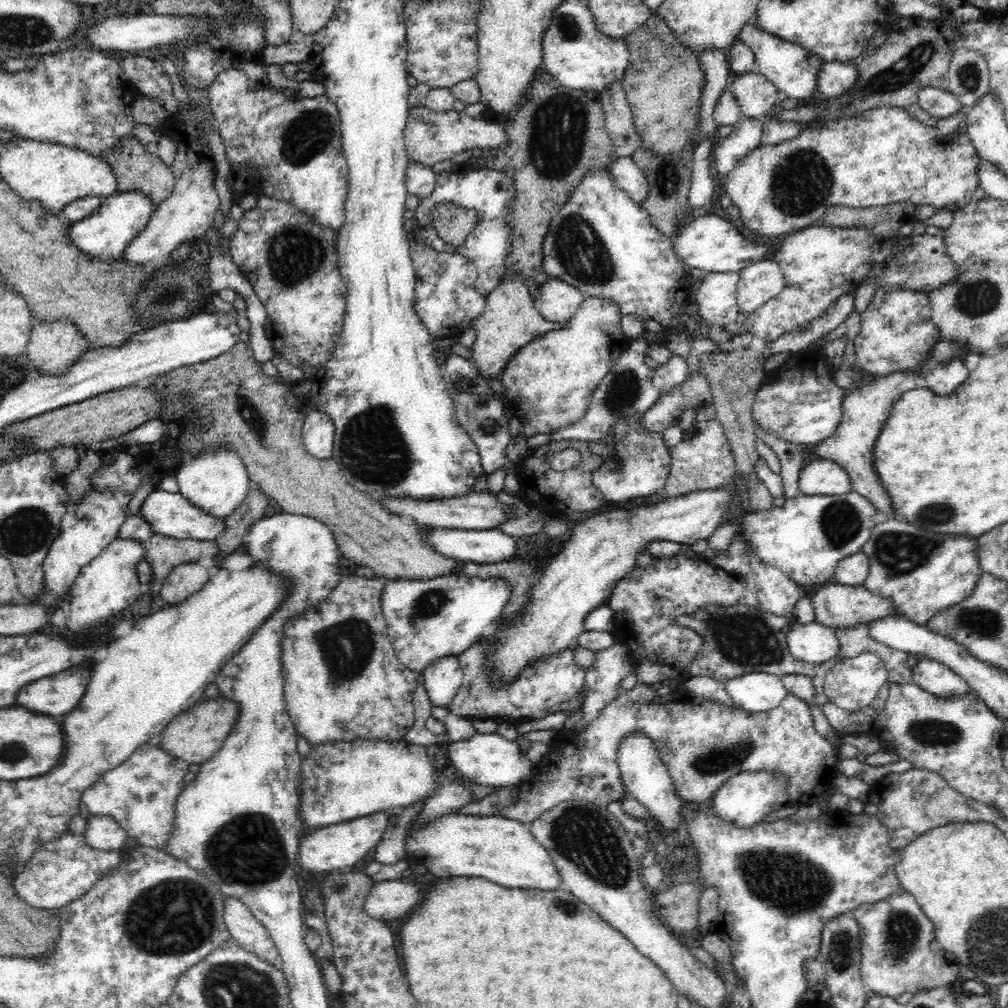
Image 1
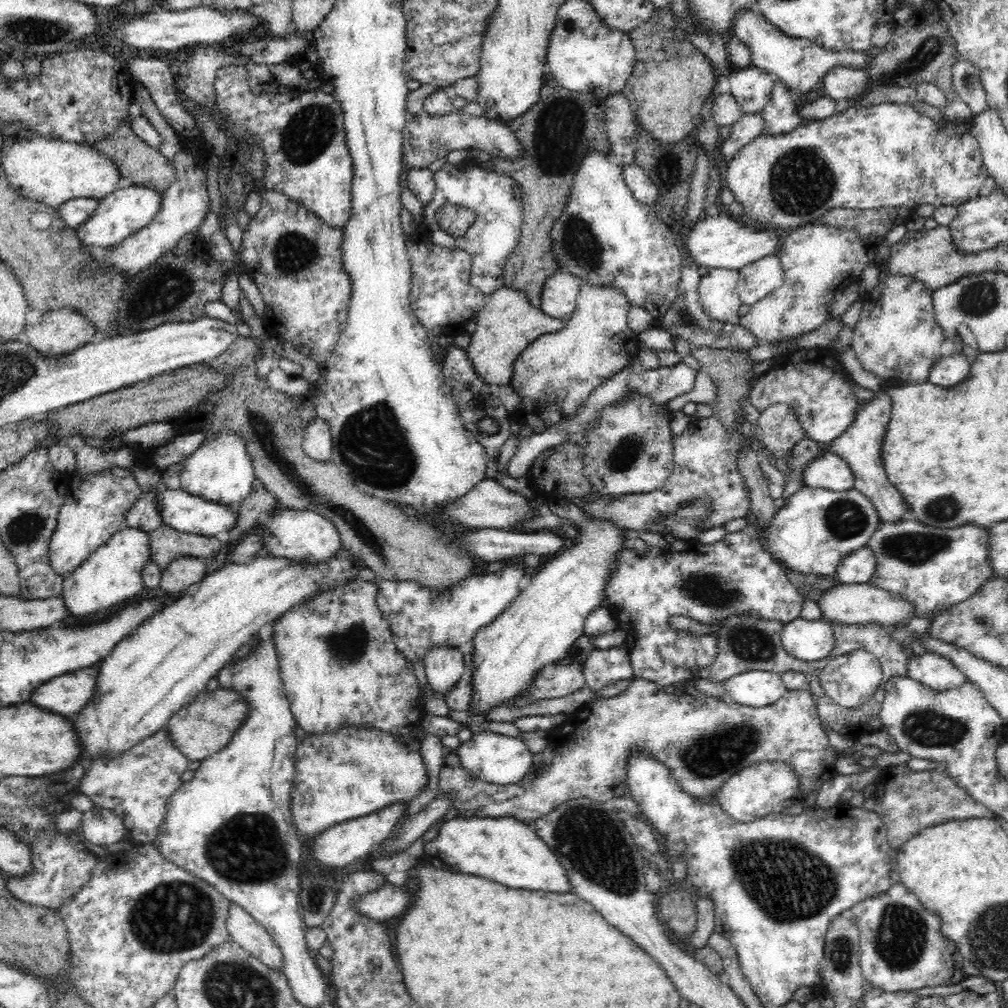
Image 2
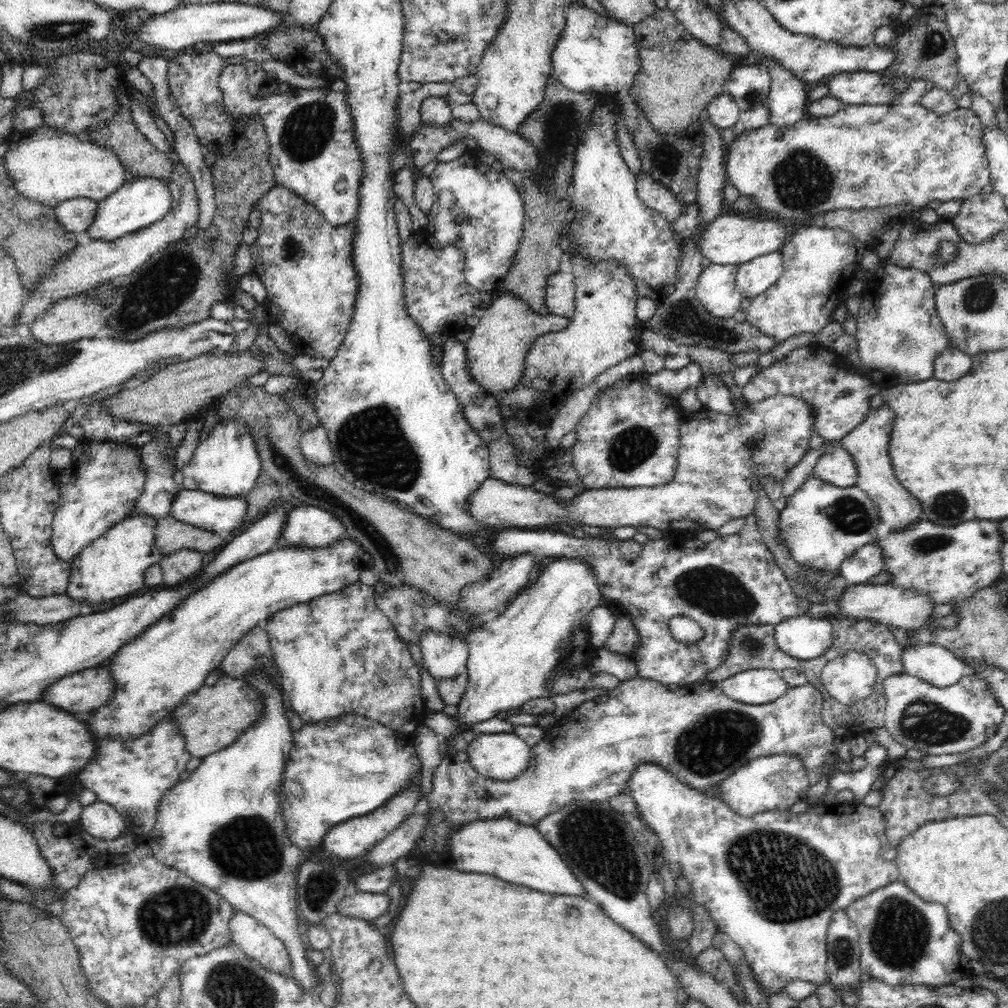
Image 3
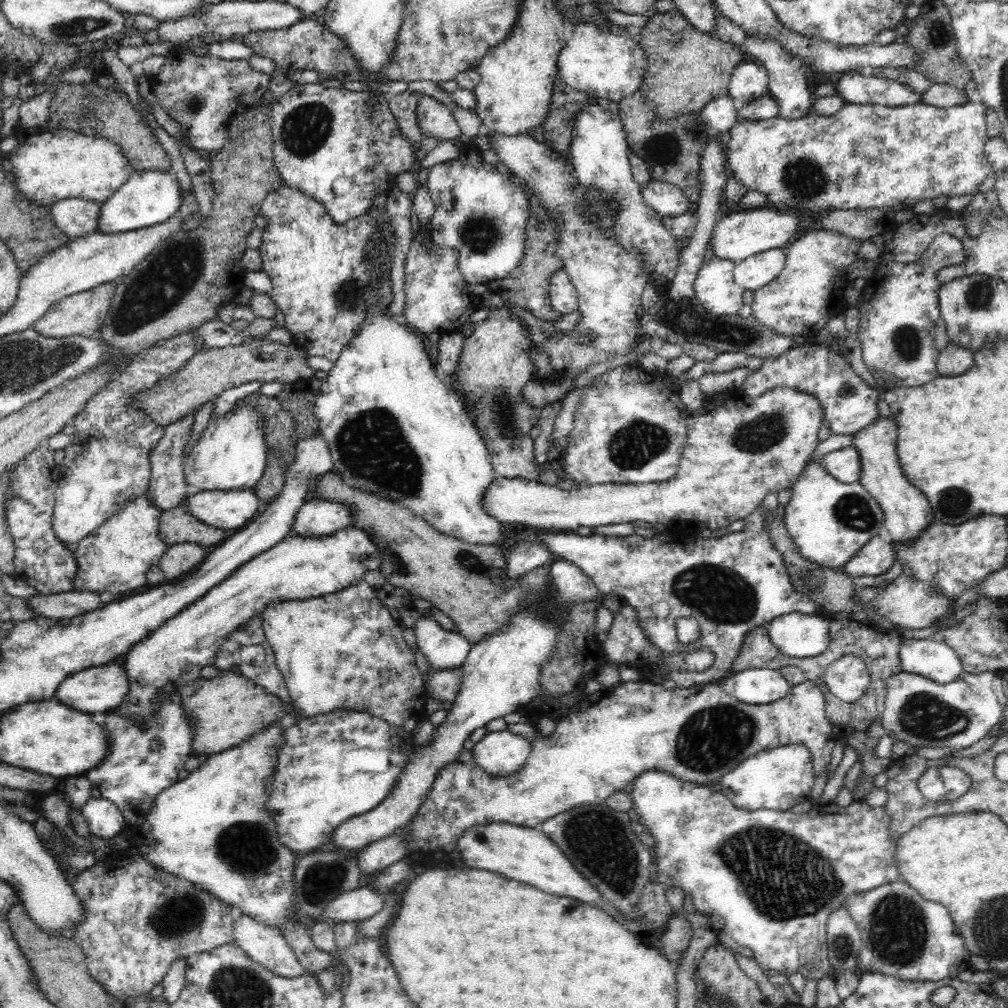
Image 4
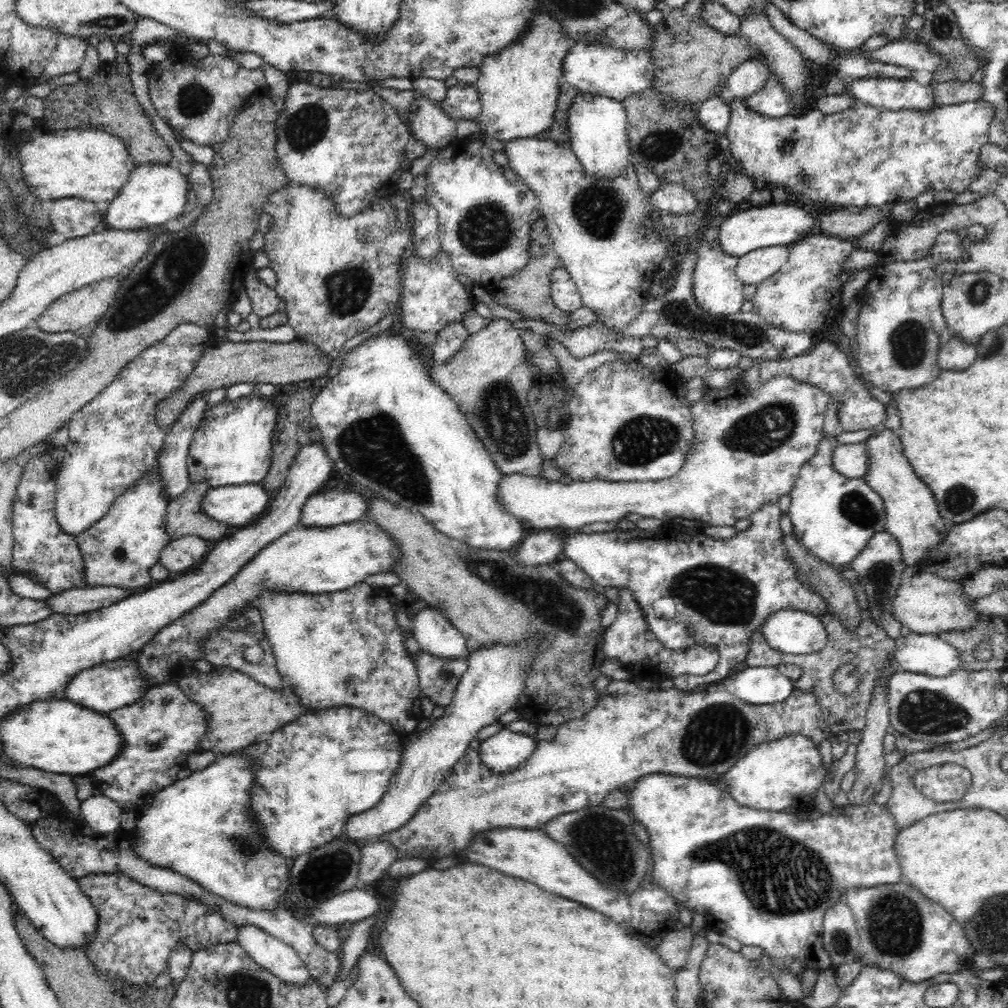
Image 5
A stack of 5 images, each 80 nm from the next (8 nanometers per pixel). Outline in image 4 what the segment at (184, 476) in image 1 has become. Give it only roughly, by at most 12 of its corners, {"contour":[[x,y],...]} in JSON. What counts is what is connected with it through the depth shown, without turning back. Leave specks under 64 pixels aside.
{"contour":[[250,404],[215,417],[186,457],[202,491],[254,489],[267,465]]}

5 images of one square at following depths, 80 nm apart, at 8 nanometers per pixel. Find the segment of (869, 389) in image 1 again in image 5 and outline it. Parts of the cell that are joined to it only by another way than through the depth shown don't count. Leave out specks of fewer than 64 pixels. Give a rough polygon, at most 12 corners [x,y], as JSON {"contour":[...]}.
{"contour":[[898,432],[863,442],[863,479],[884,501],[885,531],[912,566],[954,523],[914,474]]}

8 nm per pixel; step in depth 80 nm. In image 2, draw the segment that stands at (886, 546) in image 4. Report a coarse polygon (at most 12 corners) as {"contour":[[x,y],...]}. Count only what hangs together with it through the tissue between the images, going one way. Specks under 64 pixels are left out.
{"contour":[[864,546],[840,561],[839,584],[868,583],[876,557]]}

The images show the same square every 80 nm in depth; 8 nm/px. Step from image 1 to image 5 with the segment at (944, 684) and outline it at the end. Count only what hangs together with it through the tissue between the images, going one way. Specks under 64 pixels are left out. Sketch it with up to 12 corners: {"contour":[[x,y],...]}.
{"contour":[[938,635],[895,640],[898,668],[944,678],[959,652]]}

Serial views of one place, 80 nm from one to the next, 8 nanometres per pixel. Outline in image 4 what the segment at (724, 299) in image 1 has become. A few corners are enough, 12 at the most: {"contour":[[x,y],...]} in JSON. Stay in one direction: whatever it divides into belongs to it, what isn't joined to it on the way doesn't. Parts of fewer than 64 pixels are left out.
{"contour":[[714,255],[700,264],[697,301],[714,316],[736,316],[742,290],[736,262]]}

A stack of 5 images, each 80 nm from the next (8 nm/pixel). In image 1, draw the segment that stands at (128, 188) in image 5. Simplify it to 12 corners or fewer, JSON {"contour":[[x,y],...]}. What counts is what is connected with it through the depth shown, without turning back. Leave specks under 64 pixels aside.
{"contour":[[115,192],[65,232],[85,254],[120,261],[156,206]]}

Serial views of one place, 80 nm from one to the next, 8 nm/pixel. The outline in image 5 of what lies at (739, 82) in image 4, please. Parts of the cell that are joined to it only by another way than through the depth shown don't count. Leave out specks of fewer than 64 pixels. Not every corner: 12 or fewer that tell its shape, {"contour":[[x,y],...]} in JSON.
{"contour":[[748,59],[733,70],[722,89],[745,101],[764,88],[768,67]]}

